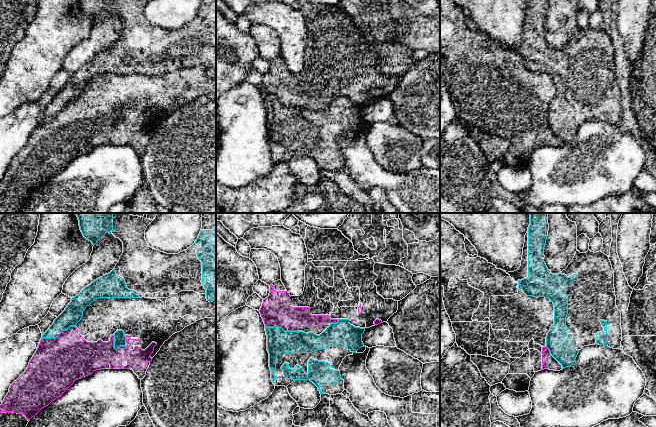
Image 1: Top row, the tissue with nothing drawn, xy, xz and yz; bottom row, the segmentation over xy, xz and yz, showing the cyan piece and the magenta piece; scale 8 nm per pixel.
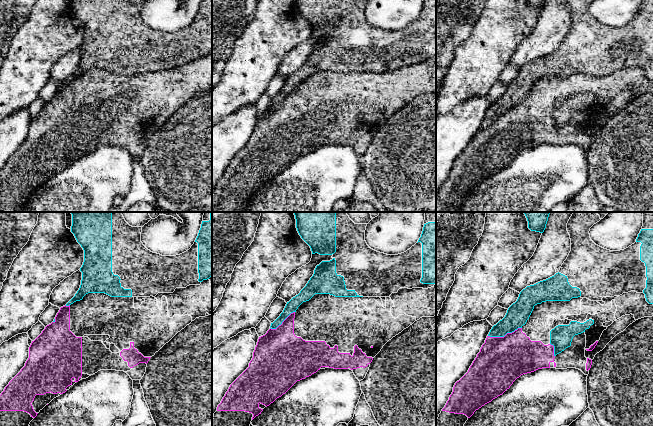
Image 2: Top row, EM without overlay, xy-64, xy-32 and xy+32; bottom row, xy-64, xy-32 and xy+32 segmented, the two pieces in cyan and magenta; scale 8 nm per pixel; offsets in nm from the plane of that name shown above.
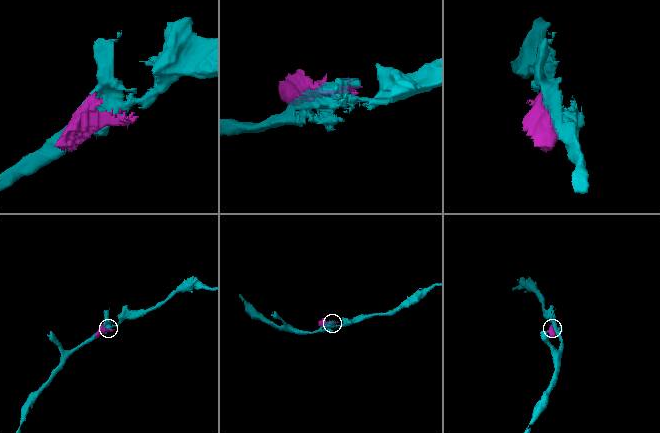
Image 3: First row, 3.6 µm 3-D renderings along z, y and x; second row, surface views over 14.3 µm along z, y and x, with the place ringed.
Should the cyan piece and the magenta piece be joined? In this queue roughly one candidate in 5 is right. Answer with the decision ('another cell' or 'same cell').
another cell

